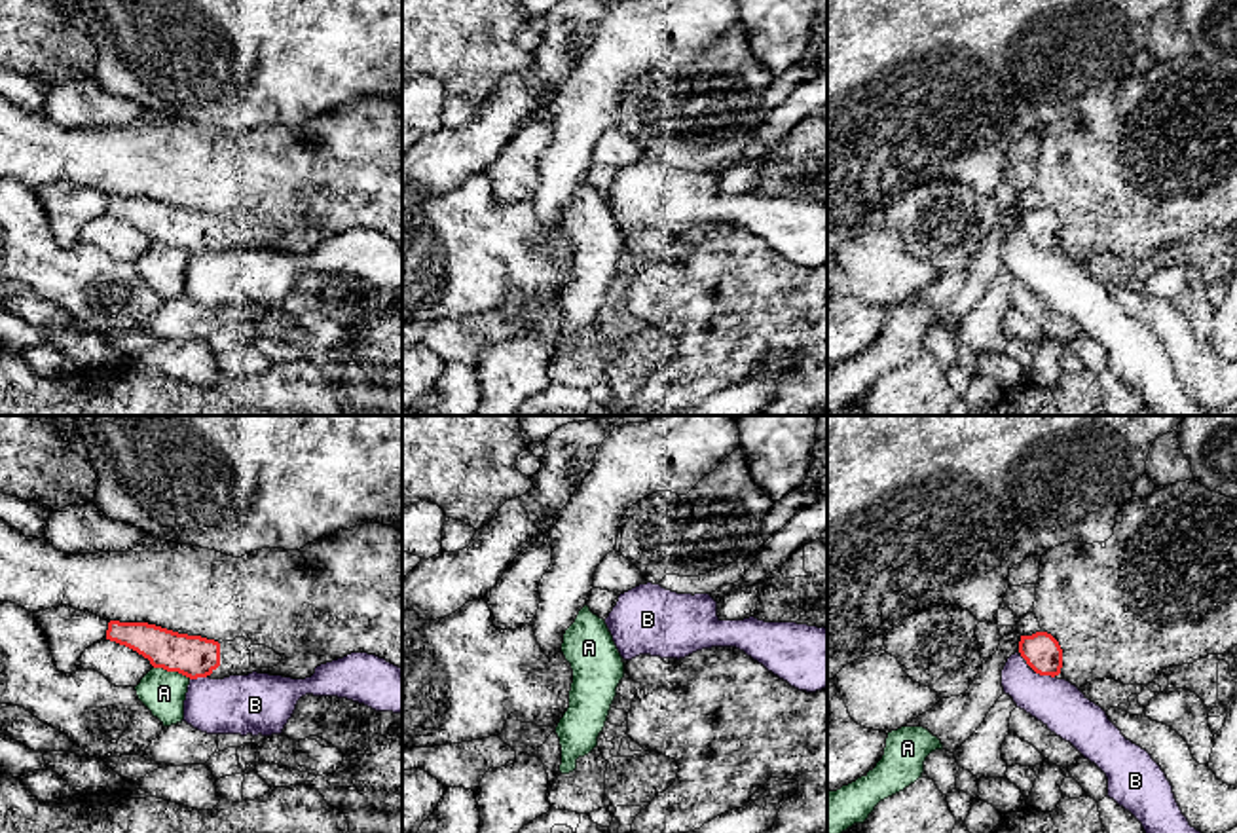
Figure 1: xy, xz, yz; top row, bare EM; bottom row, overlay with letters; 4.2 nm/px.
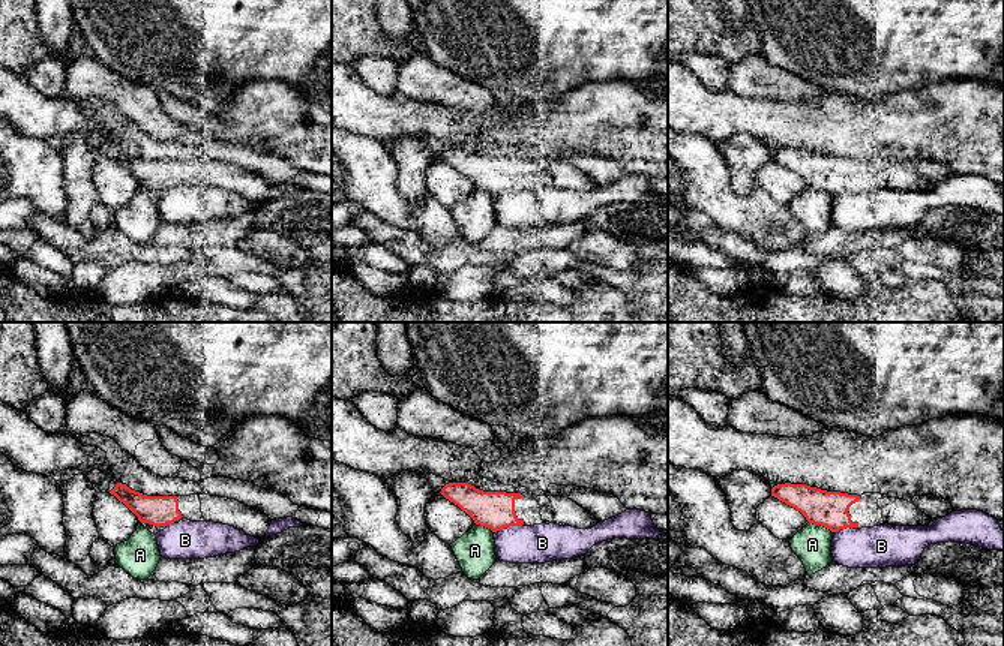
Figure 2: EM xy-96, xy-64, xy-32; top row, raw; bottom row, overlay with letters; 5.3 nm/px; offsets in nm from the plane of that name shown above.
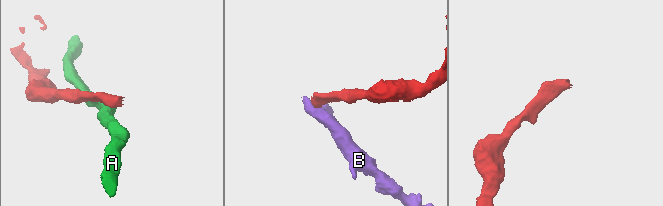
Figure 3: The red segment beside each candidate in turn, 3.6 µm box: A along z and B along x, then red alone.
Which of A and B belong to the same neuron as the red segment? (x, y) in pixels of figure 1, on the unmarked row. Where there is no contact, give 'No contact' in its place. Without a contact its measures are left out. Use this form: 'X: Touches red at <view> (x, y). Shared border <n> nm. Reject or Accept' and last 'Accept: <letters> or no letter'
A: Touches red at xy (173, 245). Shared border 170 nm. Reject
B: Touches red at yz (1044, 249). Shared border 100 nm. Reject
Accept: no letter

